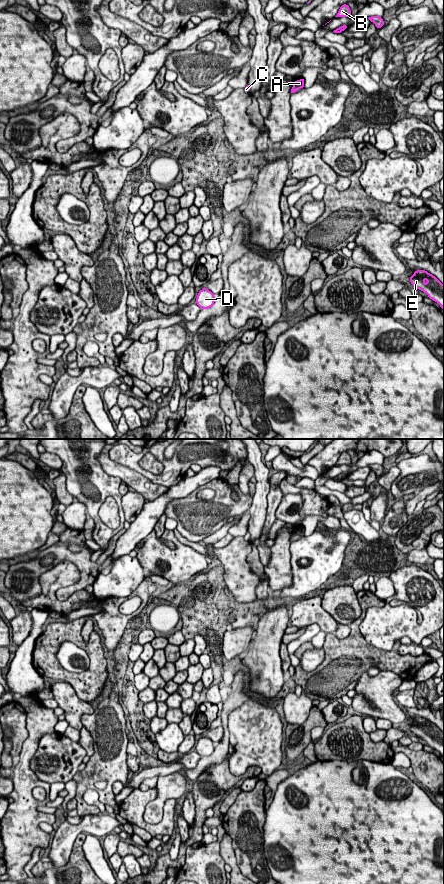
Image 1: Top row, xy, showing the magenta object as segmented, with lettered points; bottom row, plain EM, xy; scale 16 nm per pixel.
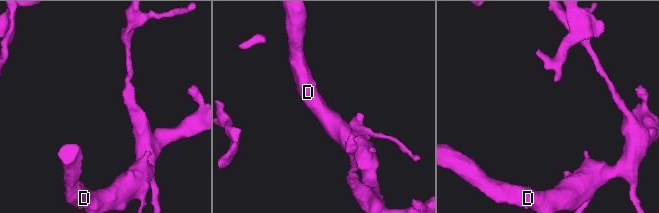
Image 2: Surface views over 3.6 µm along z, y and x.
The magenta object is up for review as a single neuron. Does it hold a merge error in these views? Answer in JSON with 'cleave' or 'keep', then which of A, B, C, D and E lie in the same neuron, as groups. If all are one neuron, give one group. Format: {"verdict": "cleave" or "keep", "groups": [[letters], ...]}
{"verdict": "cleave", "groups": [["A", "B"], ["C", "D", "E"]]}

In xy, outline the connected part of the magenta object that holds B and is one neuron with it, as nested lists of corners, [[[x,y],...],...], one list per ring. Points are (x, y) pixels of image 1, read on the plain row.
[[[343,452],[337,463],[335,465],[351,465],[352,464],[352,461],[351,461],[351,458],[350,458],[350,455],[347,453],[347,452]]]

